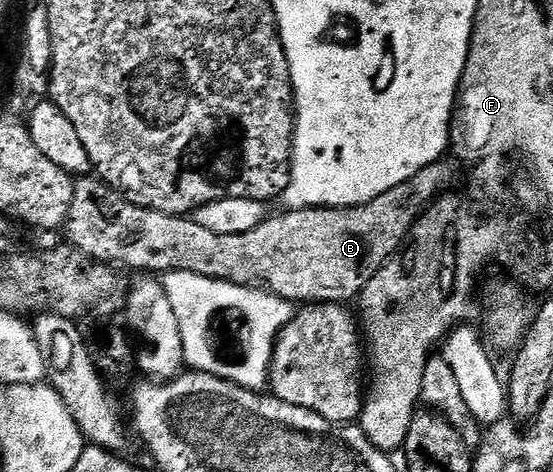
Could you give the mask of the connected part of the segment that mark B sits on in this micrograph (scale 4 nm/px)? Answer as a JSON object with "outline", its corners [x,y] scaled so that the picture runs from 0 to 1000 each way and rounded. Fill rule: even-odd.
{"outline":[[[148,371],[134,386],[134,428],[127,441],[125,466],[141,470],[125,479],[125,508],[136,528],[161,547],[190,549],[199,557],[250,553],[251,566],[264,570],[257,574],[278,583],[353,578],[392,595],[418,595],[445,612],[472,612],[526,642],[573,642],[604,631],[618,642],[633,642],[649,627],[651,614],[665,602],[676,576],[729,525],[738,502],[734,432],[749,417],[745,394],[741,388],[718,392],[656,434],[631,434],[620,443],[584,439],[508,447],[497,460],[483,458],[459,485],[439,494],[392,496],[342,458],[286,451],[280,443],[246,434],[235,422],[213,426],[213,477],[199,468],[199,485],[192,485],[192,477],[183,477],[179,464],[206,460],[206,413],[213,403],[175,373]]]}

